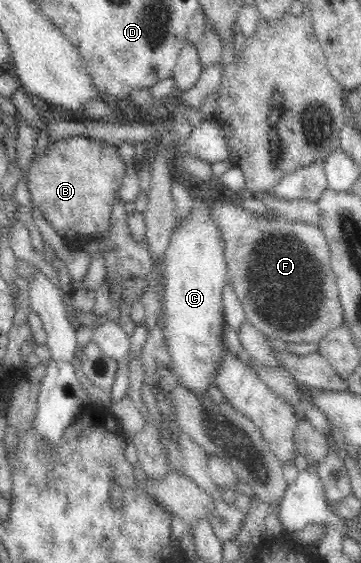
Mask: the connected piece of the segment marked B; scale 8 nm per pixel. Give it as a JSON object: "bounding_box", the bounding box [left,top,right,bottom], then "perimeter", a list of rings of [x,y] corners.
{"bounding_box":[27,135,126,248],"perimeter":[[[74,135],[56,145],[48,144],[46,155],[41,158],[33,158],[30,169],[28,169],[27,186],[30,201],[39,207],[43,216],[63,241],[76,248],[80,242],[99,238],[108,233],[112,223],[113,203],[117,198],[118,189],[122,187],[125,167],[126,164],[120,157],[116,146],[107,146],[92,136]]]}

